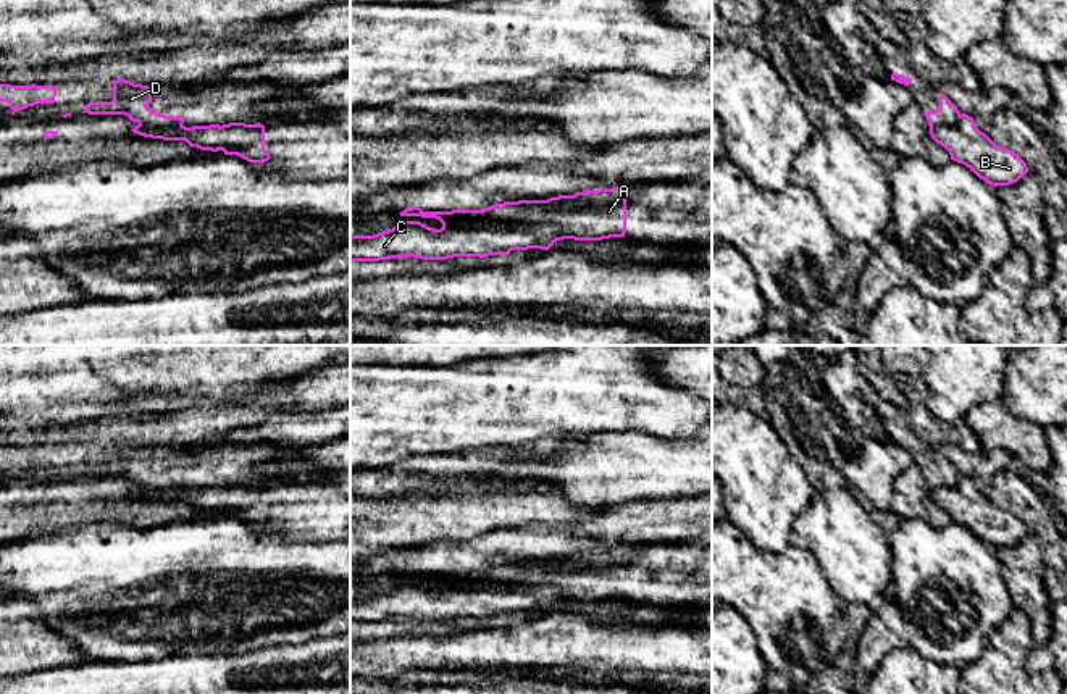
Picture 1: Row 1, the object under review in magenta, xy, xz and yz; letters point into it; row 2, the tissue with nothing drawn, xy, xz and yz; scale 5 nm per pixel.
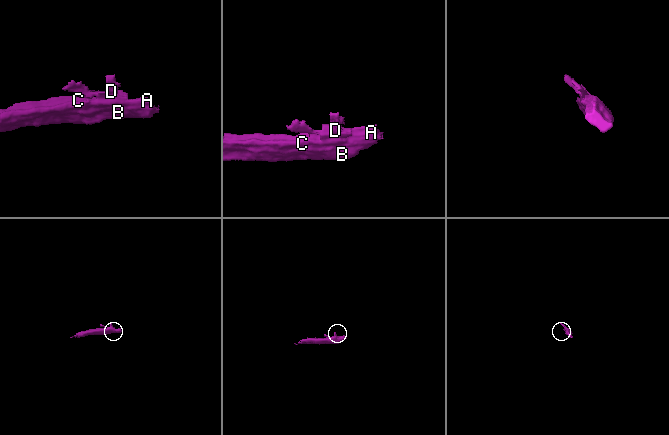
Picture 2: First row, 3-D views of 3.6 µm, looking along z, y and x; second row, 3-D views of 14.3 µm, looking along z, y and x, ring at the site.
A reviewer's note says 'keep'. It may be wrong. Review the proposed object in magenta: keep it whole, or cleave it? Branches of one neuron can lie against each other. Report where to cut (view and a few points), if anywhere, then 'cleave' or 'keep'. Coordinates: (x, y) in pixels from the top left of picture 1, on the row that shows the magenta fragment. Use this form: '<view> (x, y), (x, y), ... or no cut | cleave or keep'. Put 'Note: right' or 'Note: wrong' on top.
Note: wrong
xy (139, 121), (149, 126), (181, 126) | cleave

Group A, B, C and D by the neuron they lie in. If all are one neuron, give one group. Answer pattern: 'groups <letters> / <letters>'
groups A B C / D

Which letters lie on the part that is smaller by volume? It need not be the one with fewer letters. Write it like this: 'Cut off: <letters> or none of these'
Cut off: D

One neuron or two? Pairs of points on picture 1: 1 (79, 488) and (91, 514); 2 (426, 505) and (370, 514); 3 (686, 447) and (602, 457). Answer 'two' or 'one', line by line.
1: one
2: one
3: one

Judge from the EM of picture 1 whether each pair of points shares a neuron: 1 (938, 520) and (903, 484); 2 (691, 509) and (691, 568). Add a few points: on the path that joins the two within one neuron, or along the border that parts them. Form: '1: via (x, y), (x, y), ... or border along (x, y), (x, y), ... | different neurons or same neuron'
1: via (930, 512), (911, 493) | same neuron
2: border along (694, 538), (654, 544) | different neurons

